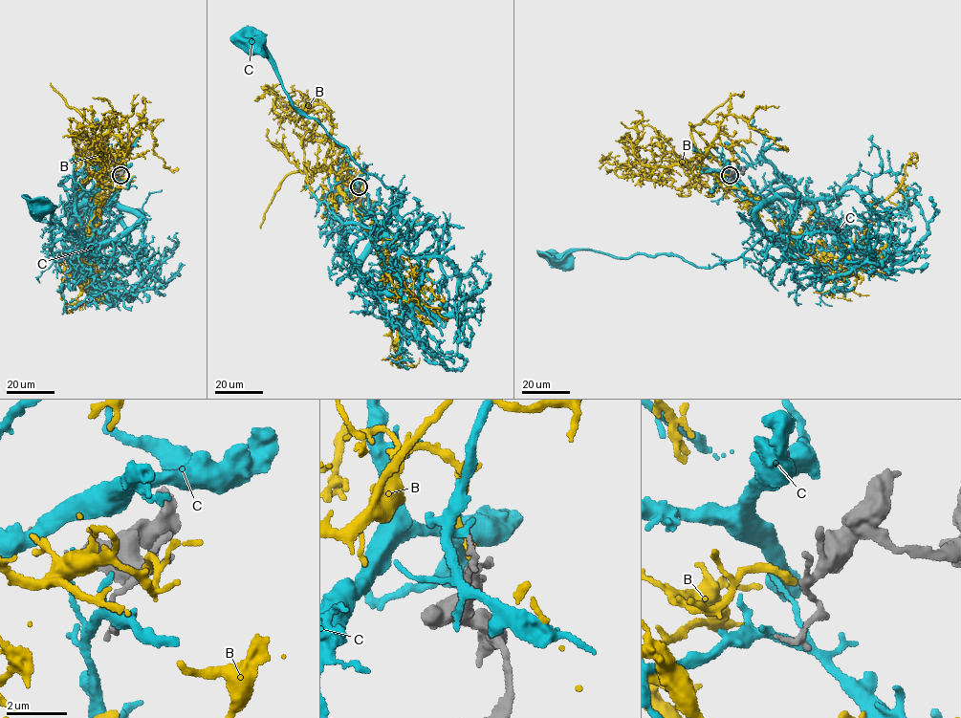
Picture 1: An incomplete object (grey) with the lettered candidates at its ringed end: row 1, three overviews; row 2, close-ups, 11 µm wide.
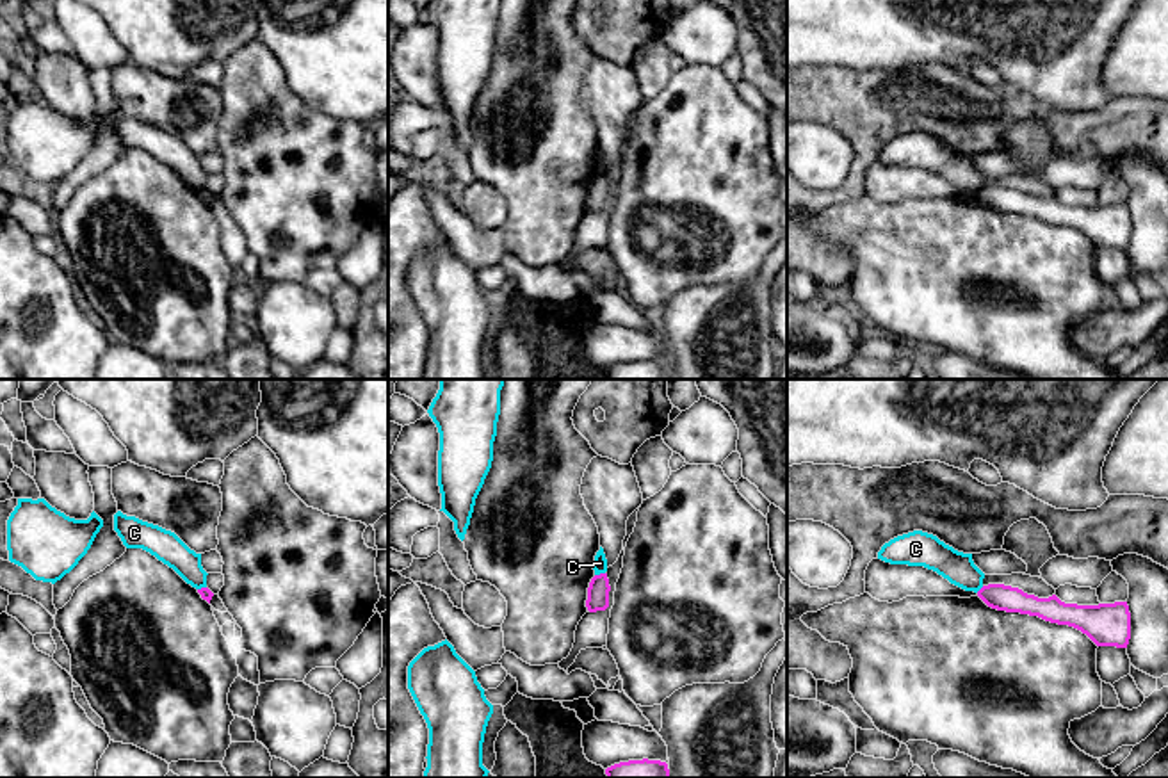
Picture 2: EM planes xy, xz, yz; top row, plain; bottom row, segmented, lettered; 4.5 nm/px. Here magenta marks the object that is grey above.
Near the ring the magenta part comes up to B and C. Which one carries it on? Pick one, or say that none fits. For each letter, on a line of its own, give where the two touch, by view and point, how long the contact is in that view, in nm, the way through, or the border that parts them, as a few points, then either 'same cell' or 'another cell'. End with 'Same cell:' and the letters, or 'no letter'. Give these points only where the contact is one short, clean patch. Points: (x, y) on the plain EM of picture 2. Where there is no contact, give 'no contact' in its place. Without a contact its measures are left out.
B: no contact; same cell
C: meets magenta in xz at (600, 175); contact 50 nm long; border along xz (604, 173), (595, 177); another cell
Same cell: B

